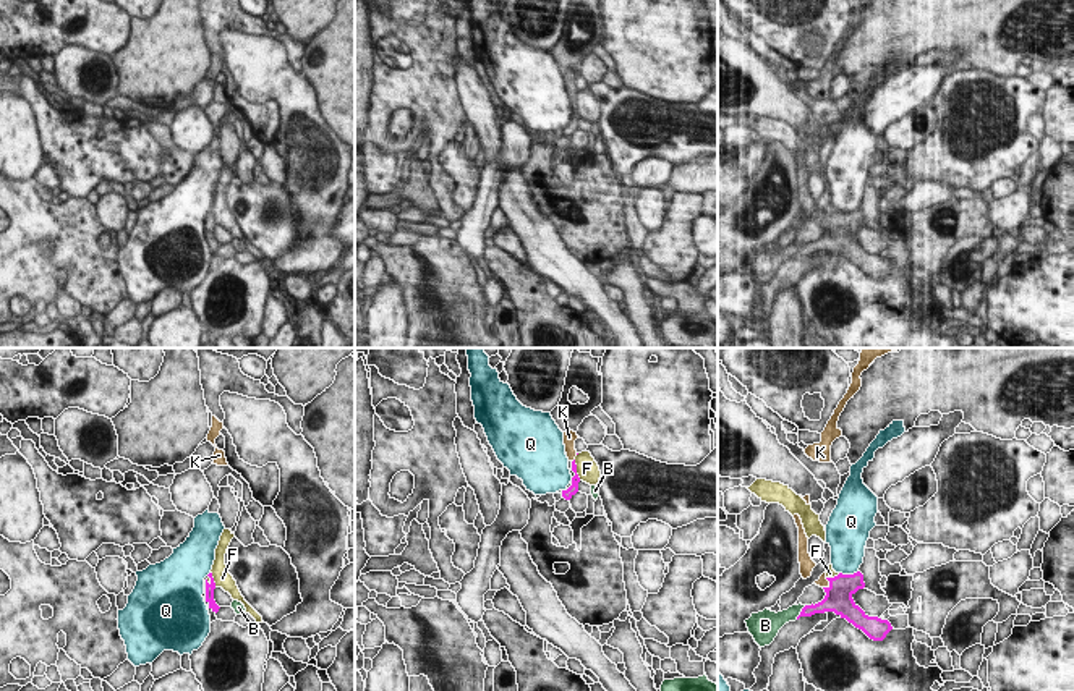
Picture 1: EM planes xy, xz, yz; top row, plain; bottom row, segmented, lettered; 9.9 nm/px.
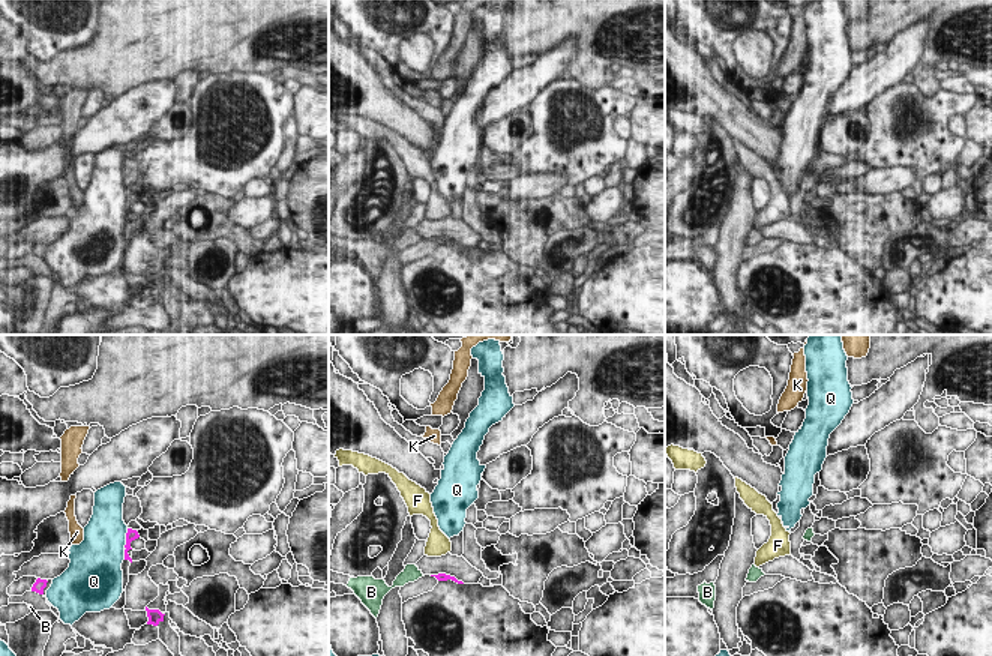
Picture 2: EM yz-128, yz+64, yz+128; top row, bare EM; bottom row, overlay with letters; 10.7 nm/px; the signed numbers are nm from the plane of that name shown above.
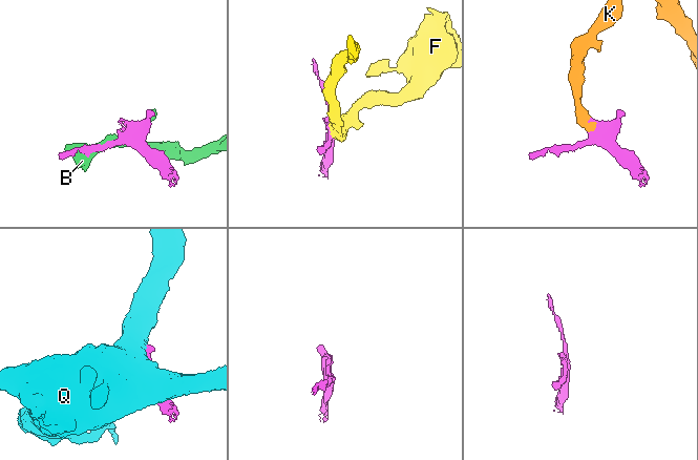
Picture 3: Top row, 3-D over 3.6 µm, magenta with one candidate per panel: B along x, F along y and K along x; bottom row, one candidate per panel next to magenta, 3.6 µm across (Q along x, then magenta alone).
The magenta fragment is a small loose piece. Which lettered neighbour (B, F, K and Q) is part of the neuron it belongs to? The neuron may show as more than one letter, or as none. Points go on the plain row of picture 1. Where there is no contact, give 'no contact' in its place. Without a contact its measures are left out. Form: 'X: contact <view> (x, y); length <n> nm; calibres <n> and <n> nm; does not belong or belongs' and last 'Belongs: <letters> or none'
B: contact yz (801, 250); length 180 nm; calibres 130 and 160 nm; does not belong
F: contact xz (575, 107); length 220 nm; calibres 90 and 220 nm; does not belong
K: contact yz (830, 220); length 120 nm; calibres 280 and 100 nm; belongs
Q: contact yz (848, 212); length 190 nm; calibres 260 and 340 nm; does not belong
Belongs: K

